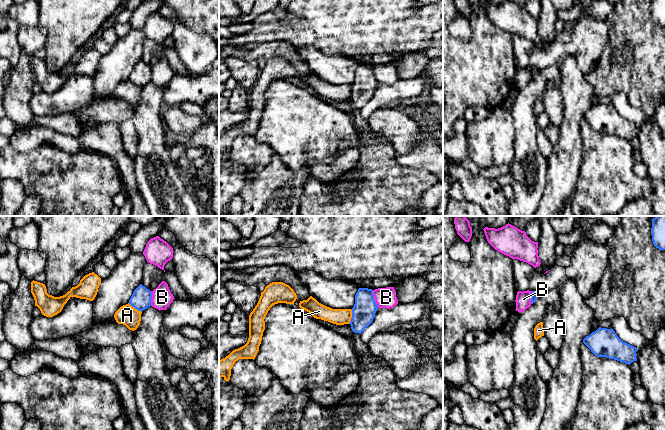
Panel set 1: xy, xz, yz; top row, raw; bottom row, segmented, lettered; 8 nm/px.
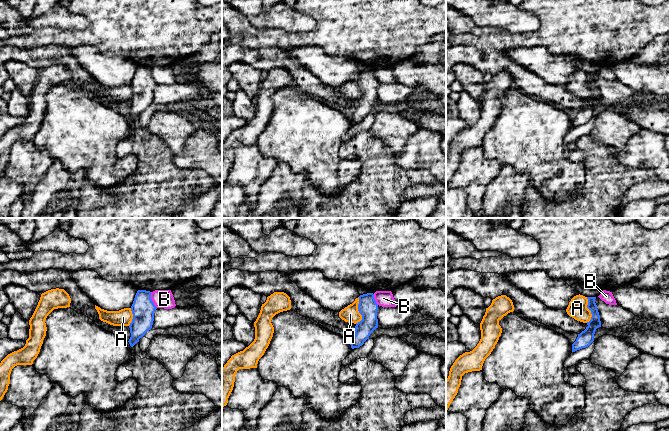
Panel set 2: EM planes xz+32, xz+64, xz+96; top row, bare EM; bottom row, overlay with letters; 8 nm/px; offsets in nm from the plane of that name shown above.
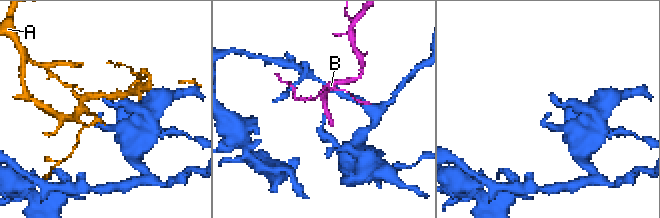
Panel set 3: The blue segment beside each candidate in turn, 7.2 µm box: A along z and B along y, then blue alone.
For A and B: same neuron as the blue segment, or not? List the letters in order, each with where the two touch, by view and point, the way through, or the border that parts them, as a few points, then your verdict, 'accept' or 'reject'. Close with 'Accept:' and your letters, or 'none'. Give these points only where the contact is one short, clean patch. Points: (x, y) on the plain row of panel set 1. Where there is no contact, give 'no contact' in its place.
A: meets blue in xz at (352, 92); border along xz (351, 85), (351, 96), (348, 99); reject
B: meets blue in xz at (373, 75); border along xz (372, 66), (374, 77), (379, 83); reject
Accept: none

